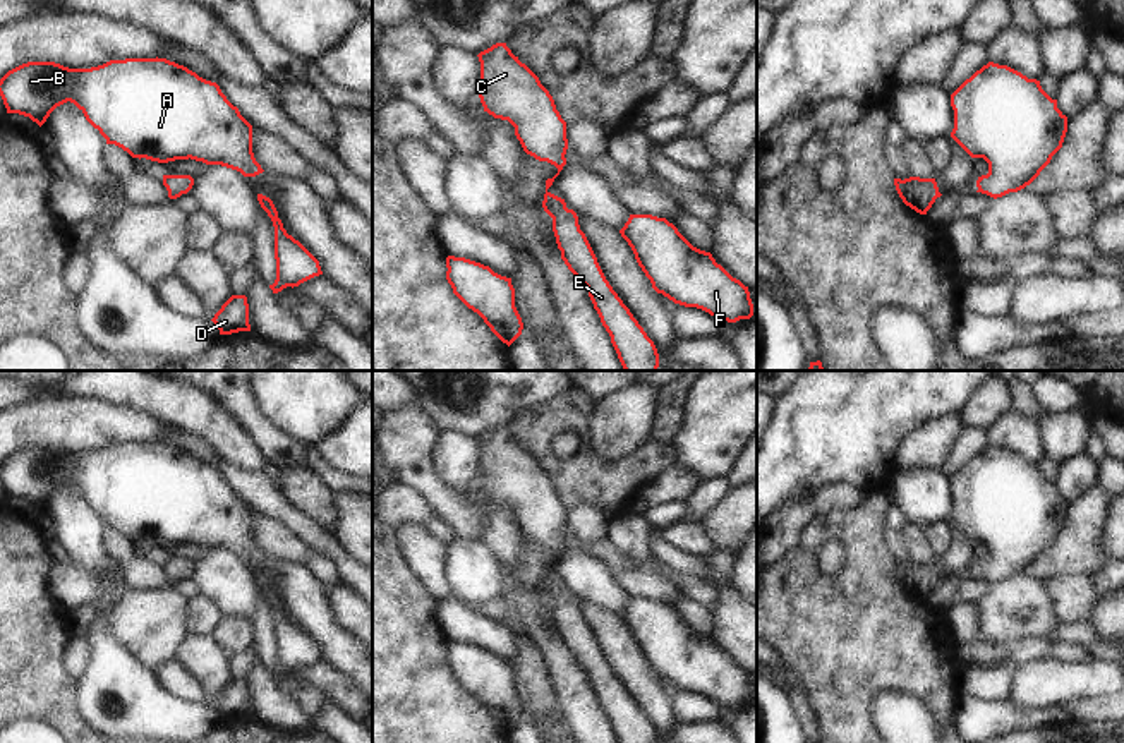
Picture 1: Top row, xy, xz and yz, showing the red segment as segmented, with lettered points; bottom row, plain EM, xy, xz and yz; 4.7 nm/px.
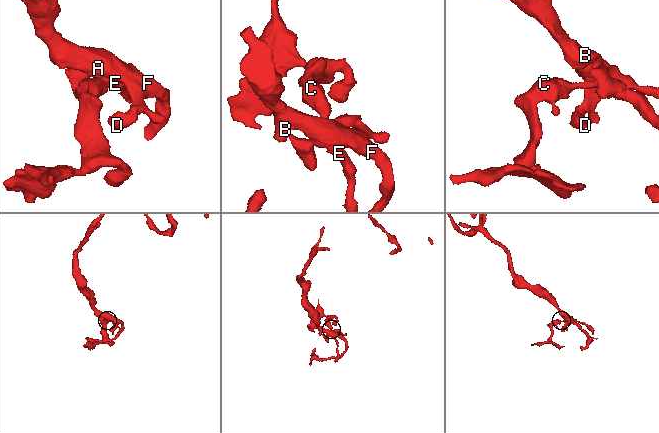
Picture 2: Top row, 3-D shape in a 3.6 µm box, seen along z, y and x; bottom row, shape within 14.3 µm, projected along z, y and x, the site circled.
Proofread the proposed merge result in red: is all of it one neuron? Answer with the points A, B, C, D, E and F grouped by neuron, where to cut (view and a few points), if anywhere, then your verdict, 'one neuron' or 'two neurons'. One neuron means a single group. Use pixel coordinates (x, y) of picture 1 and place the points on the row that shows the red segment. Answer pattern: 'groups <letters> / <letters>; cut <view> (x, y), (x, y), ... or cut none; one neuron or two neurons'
groups A B C D E F; cut none; one neuron

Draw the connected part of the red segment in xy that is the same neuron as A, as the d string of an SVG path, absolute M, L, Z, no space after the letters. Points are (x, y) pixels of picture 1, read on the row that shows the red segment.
M166 58L110 60L91 69L27 62L0 79L0 96L7 113L29 117L39 127L57 106L70 101L100 130L106 144L122 148L132 158L158 163L190 158L237 170L244 177L264 172L252 153L252 125L220 86Z

